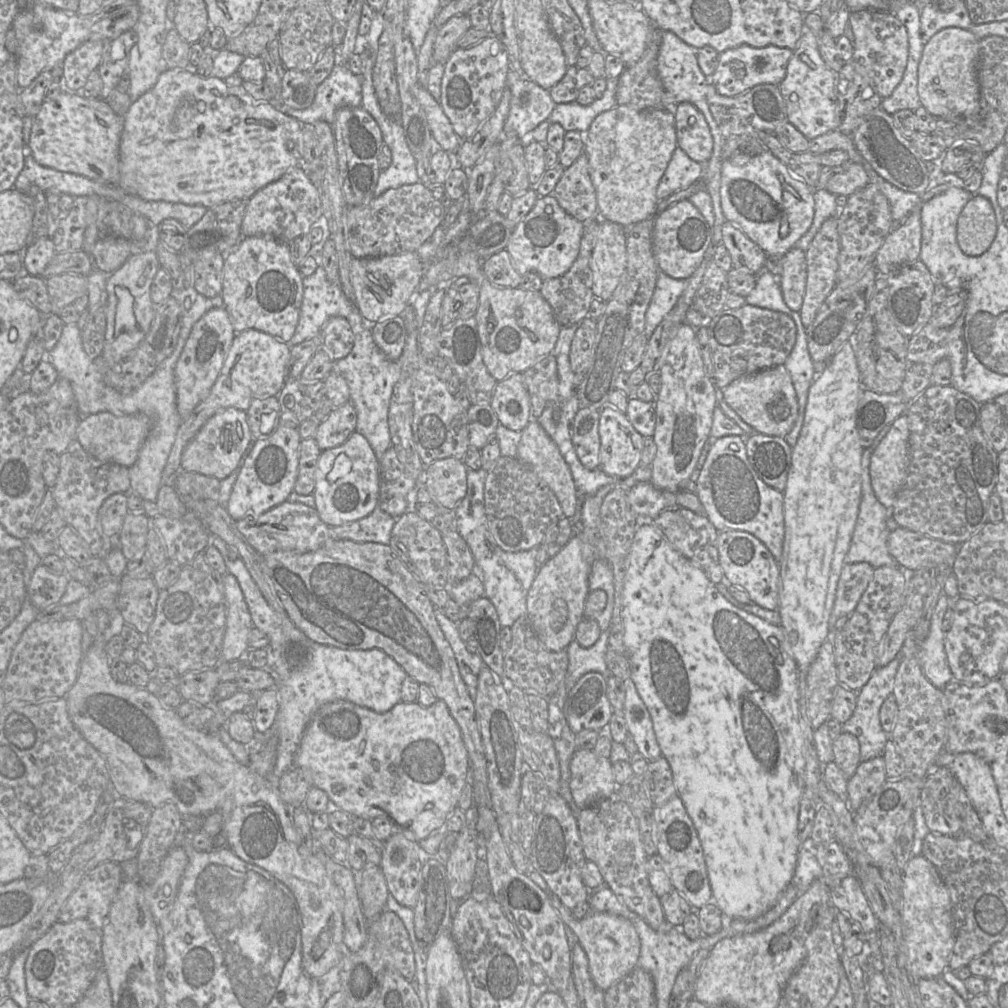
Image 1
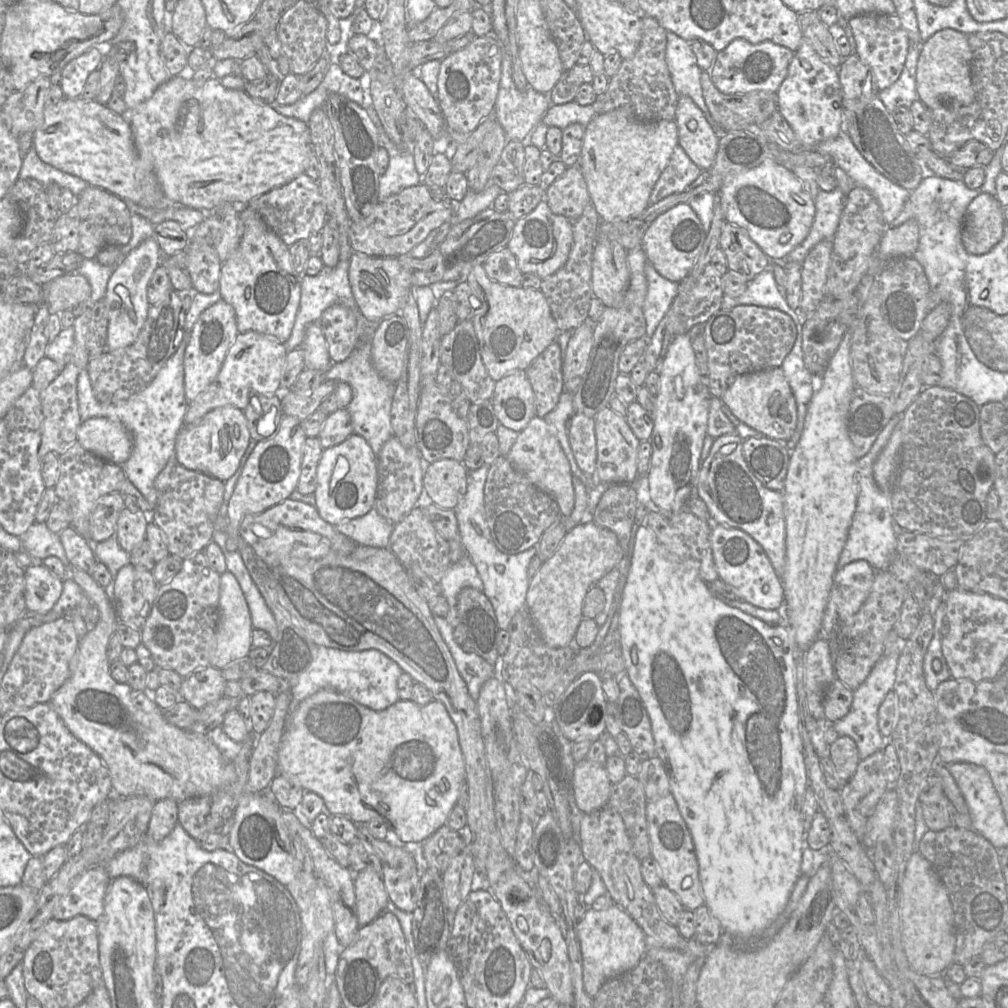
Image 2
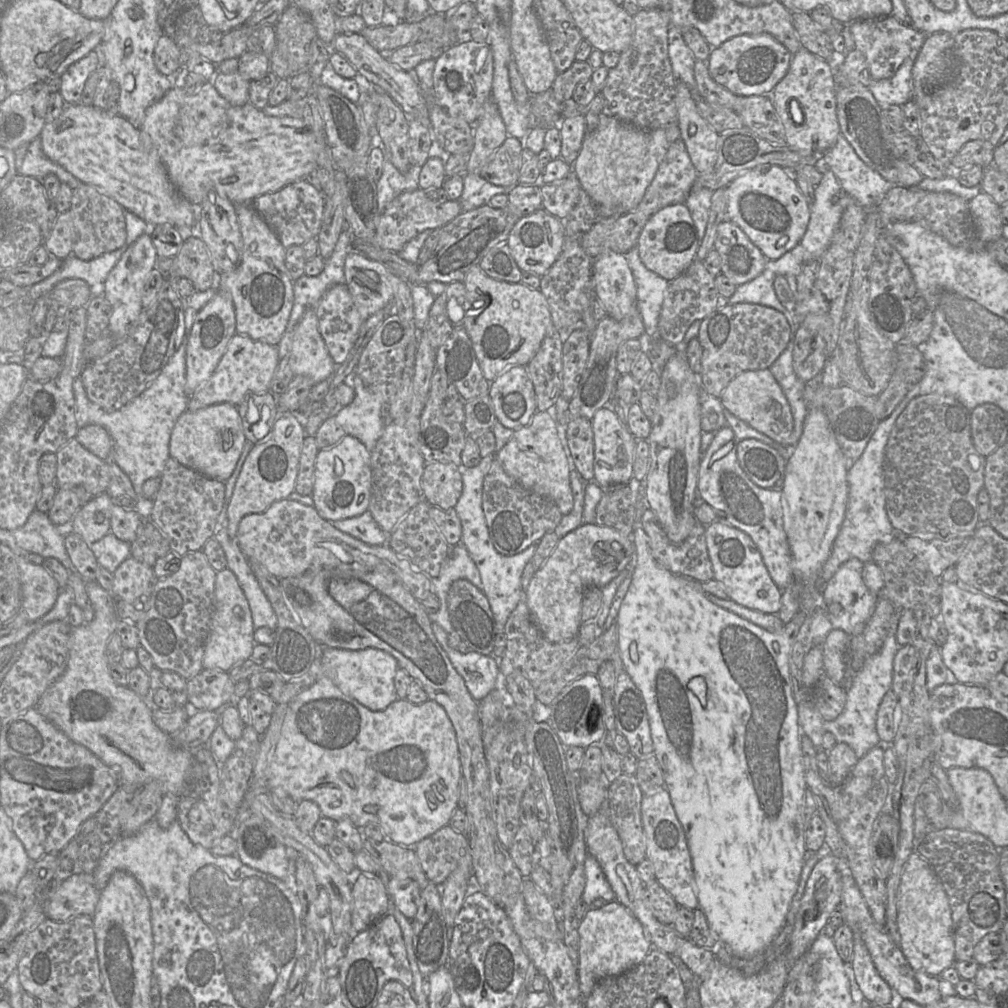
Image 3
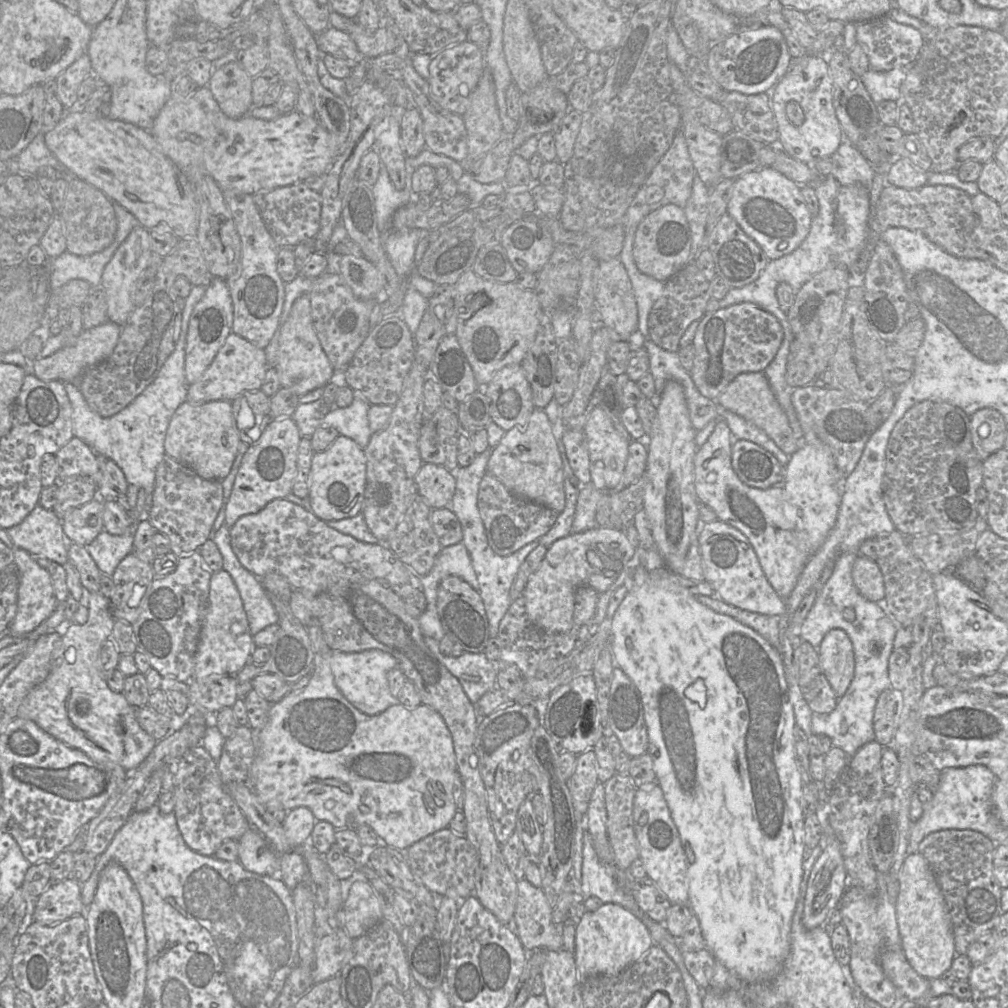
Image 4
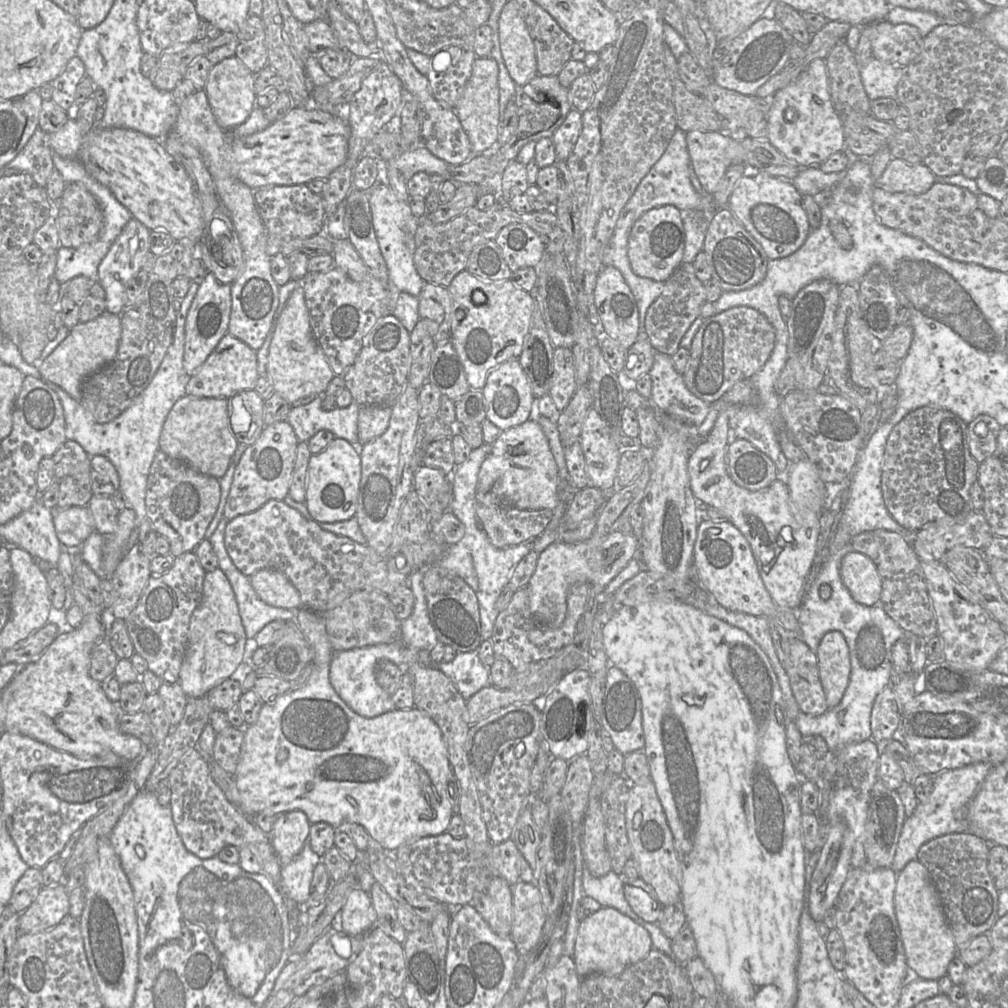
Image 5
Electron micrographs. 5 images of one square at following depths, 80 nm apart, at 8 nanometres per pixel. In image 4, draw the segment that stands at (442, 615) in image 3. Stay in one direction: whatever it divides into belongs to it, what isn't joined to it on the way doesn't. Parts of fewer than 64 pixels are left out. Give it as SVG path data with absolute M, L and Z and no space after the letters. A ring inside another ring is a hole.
M463 542L442 547L430 572L421 577L422 592L426 598L425 616L428 613L429 598L426 587L432 586L437 597L440 582L447 576L457 576L479 592L479 583L472 566L470 555Z

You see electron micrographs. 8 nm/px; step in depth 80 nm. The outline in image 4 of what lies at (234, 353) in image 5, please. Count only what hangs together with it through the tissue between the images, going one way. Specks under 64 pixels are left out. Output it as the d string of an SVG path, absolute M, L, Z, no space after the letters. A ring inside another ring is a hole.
M231 332L202 376L189 385L187 400L191 403L217 400L232 401L243 392L259 390L267 370L268 365L264 350Z

